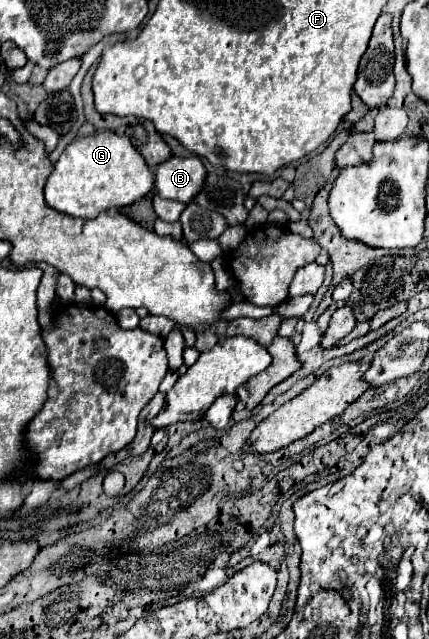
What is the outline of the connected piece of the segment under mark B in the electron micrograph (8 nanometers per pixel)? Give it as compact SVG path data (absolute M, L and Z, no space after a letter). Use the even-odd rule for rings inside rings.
M171 156L155 170L155 188L161 198L191 204L203 190L207 178L205 166L197 156L177 158Z

